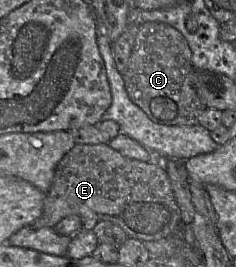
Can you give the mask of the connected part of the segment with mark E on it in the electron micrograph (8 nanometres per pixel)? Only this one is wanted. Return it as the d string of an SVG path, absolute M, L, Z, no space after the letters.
M76 144L58 163L54 180L46 194L41 216L32 224L36 229L54 228L59 221L70 215L83 219L109 221L124 230L128 238L142 242L160 241L180 232L181 211L173 194L166 170L153 162L130 159L108 144Z

